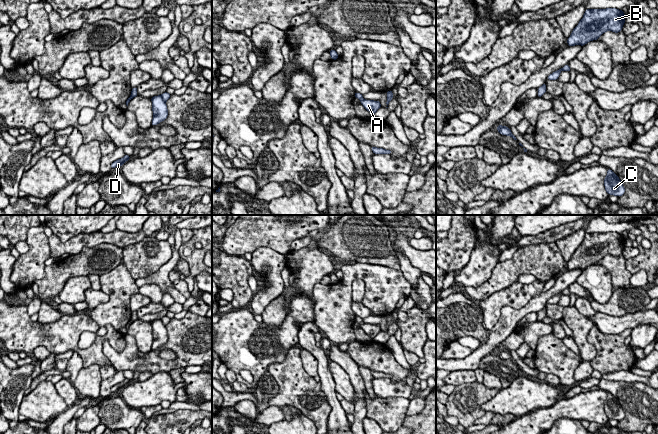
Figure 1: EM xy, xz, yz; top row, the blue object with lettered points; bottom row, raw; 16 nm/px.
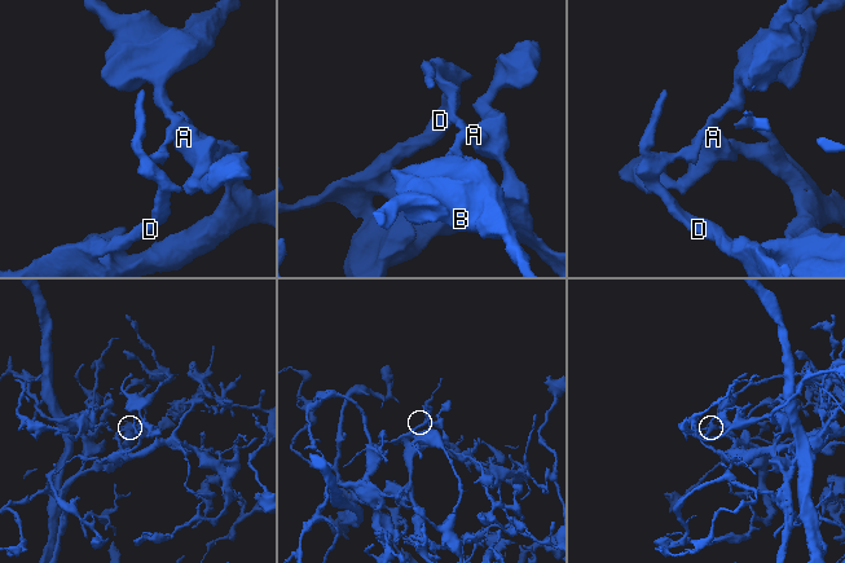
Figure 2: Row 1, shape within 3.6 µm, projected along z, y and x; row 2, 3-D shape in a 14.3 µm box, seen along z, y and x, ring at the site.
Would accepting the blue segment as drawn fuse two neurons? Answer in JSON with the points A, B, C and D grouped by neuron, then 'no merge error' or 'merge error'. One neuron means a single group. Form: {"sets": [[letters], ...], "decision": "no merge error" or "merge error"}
{"sets": [["A", "B"], ["C", "D"]], "decision": "merge error"}

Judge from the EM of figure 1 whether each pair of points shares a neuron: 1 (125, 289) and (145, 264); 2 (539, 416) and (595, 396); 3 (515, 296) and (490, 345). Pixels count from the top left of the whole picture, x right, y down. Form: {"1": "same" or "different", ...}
{"1": "different", "2": "same", "3": "different"}

